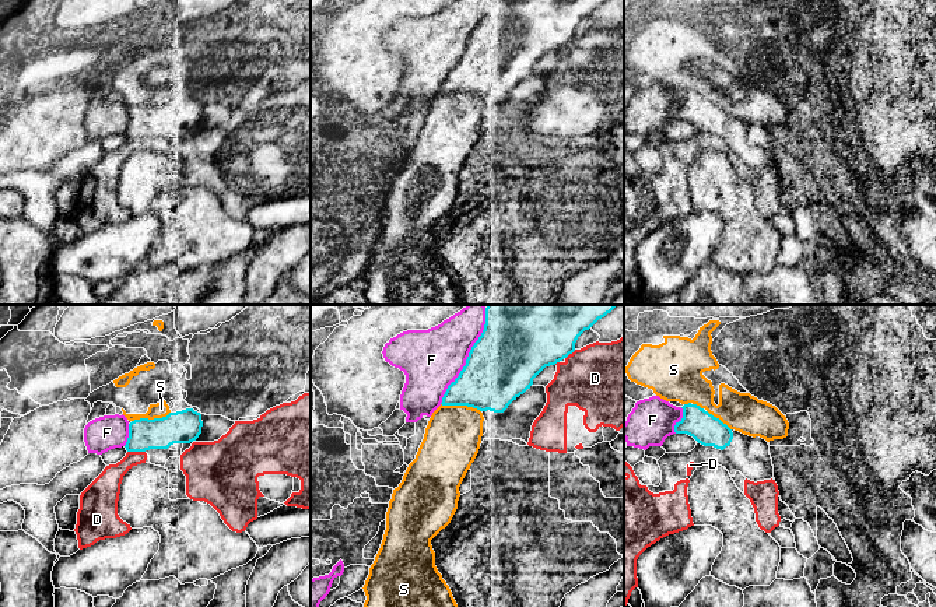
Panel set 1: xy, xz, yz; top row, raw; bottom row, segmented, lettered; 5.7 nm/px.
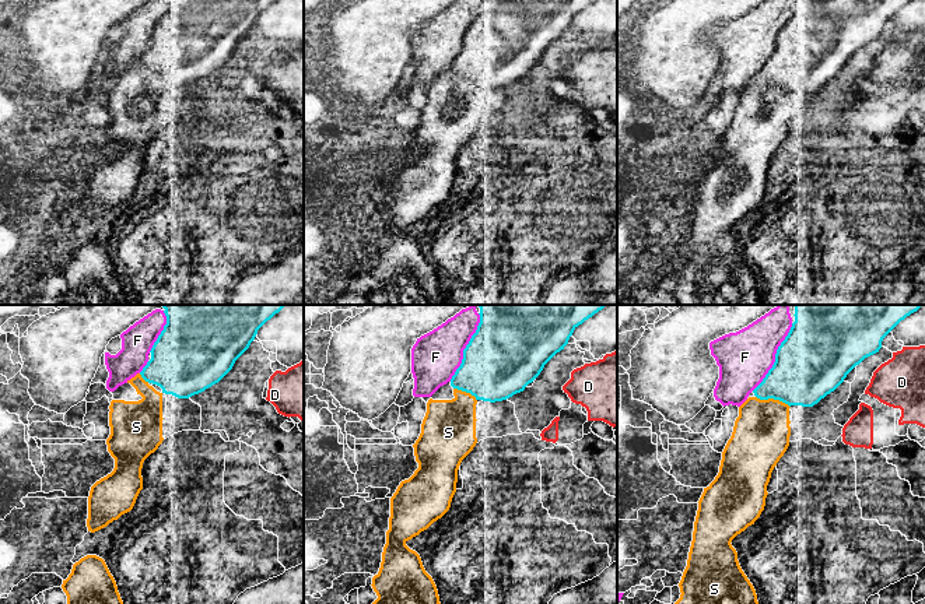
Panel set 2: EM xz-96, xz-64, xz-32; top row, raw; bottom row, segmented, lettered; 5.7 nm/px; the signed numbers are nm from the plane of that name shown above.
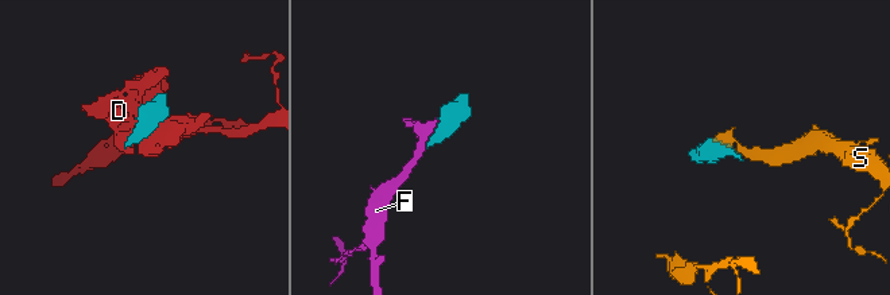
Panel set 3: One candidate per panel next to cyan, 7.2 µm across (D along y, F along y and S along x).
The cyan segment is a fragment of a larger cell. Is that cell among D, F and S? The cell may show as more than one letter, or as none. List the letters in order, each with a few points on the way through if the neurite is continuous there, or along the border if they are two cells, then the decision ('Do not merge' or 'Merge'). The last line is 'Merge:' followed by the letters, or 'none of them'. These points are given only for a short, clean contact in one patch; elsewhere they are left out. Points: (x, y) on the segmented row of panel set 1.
D: Do not merge
F: Do not merge
S: Path across: xz (493, 376), (461, 404), (459, 420), (452, 438). Merge
Merge: S

